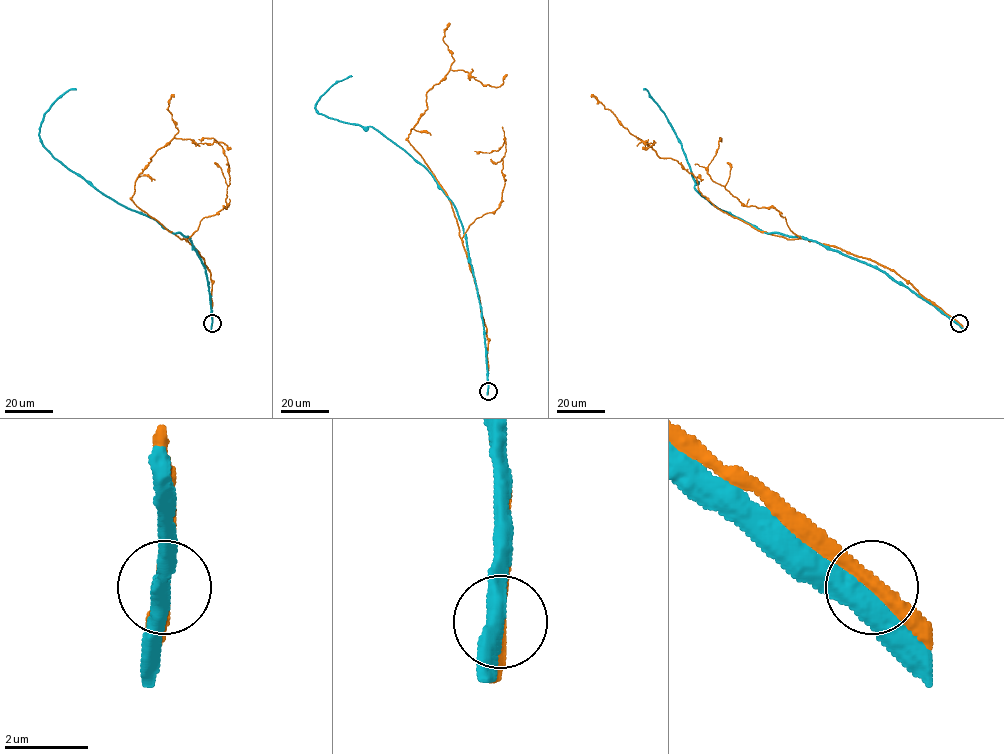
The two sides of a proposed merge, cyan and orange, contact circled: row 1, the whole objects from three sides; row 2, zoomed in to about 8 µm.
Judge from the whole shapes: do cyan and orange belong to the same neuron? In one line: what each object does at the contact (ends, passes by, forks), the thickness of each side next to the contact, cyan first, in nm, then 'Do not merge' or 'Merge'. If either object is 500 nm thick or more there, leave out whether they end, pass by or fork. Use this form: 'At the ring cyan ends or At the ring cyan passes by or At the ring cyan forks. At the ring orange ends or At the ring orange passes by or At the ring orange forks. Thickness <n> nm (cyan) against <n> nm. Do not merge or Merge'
At the ring cyan passes by. At the ring orange passes by. Thickness 440 nm (cyan) against 320 nm. Do not merge

